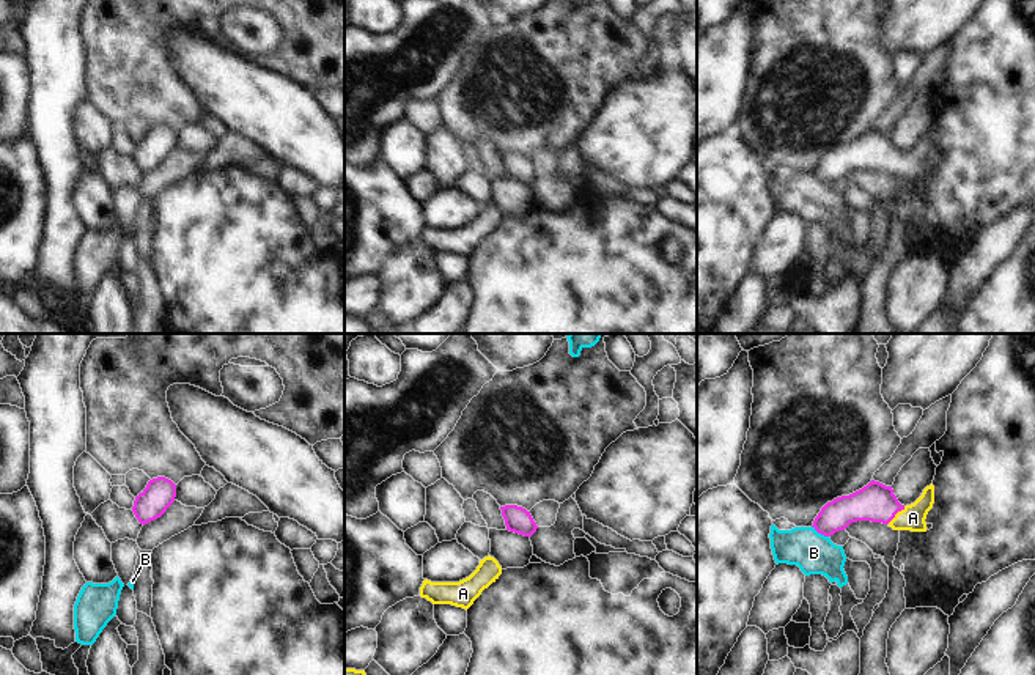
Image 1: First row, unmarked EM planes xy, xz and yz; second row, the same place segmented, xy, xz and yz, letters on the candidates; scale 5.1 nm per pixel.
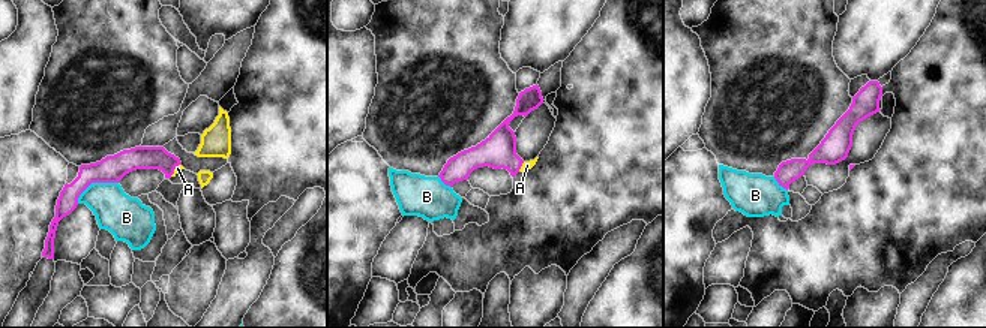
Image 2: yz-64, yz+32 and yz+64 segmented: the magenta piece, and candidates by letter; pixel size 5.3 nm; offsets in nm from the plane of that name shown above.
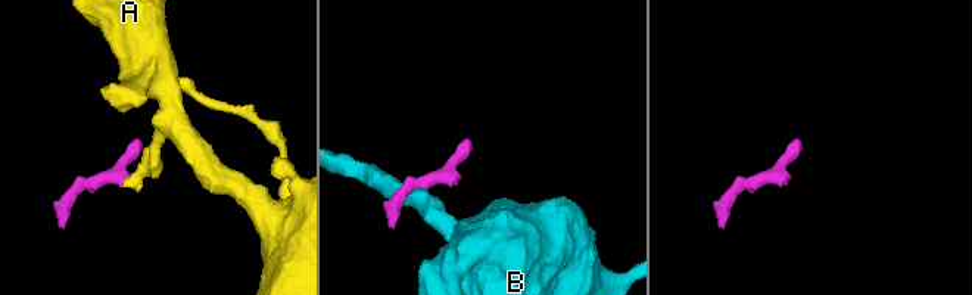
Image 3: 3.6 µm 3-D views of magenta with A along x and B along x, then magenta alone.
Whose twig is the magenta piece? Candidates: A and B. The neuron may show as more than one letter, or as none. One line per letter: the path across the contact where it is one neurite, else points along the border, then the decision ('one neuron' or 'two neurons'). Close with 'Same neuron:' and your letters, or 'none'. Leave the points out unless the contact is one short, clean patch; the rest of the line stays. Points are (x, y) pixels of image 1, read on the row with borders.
A: across yz (876, 502), (895, 513), (913, 518) | one neuron
B: along yz (812, 526), (828, 537) | two neurons
Same neuron: A

